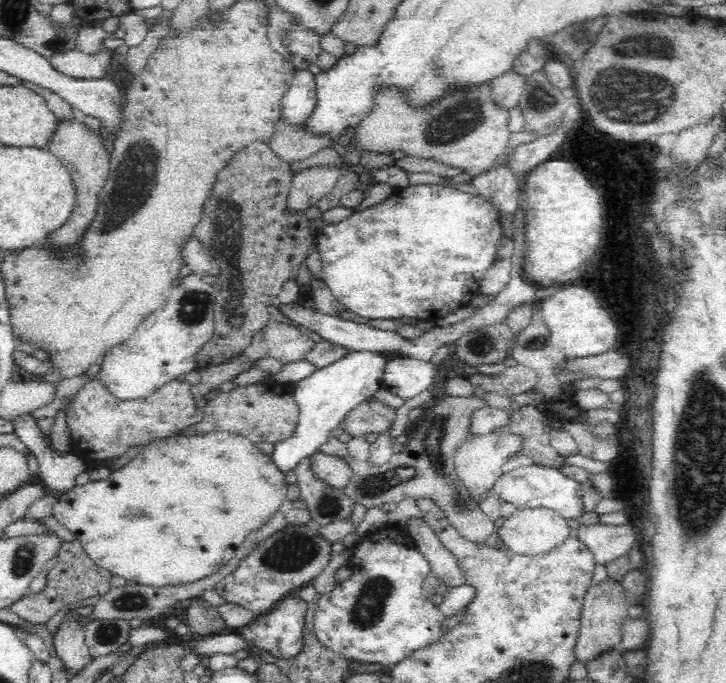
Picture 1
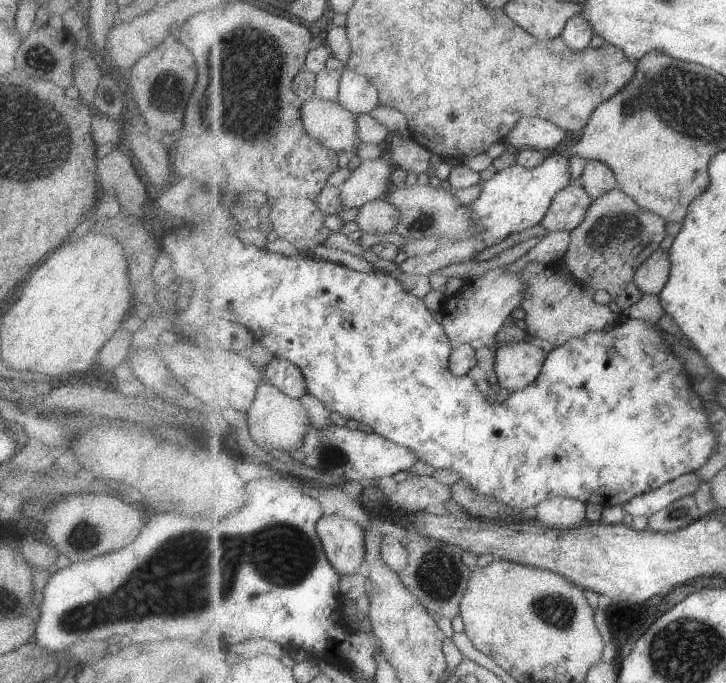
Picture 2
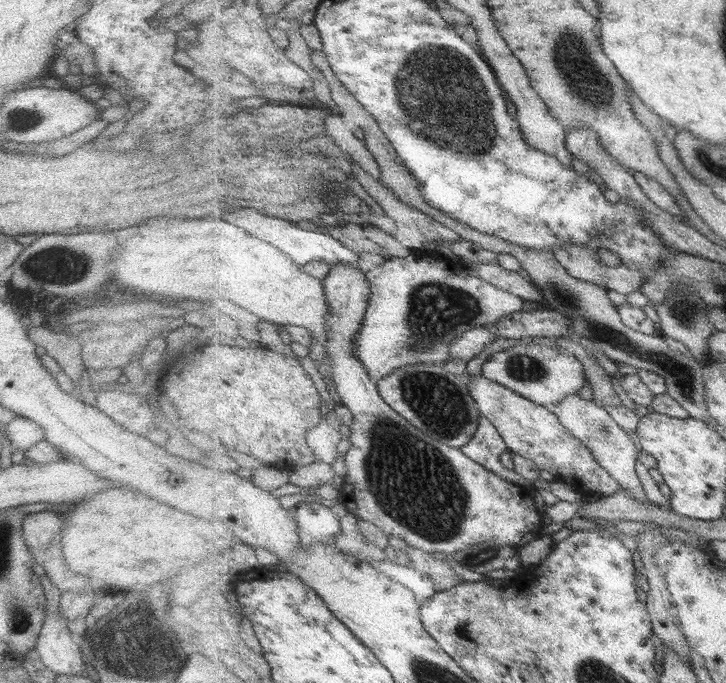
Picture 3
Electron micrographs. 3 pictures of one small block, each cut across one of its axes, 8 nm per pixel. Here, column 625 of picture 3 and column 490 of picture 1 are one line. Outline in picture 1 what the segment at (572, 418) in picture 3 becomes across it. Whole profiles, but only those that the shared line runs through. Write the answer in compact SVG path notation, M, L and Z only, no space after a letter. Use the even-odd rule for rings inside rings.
M493 430L484 436L473 436L469 431L463 436L462 442L456 444L453 463L459 479L466 485L469 493L476 499L489 492L494 482L502 476L506 467L513 464L518 452L524 448L525 435L509 430L506 434L496 434Z

